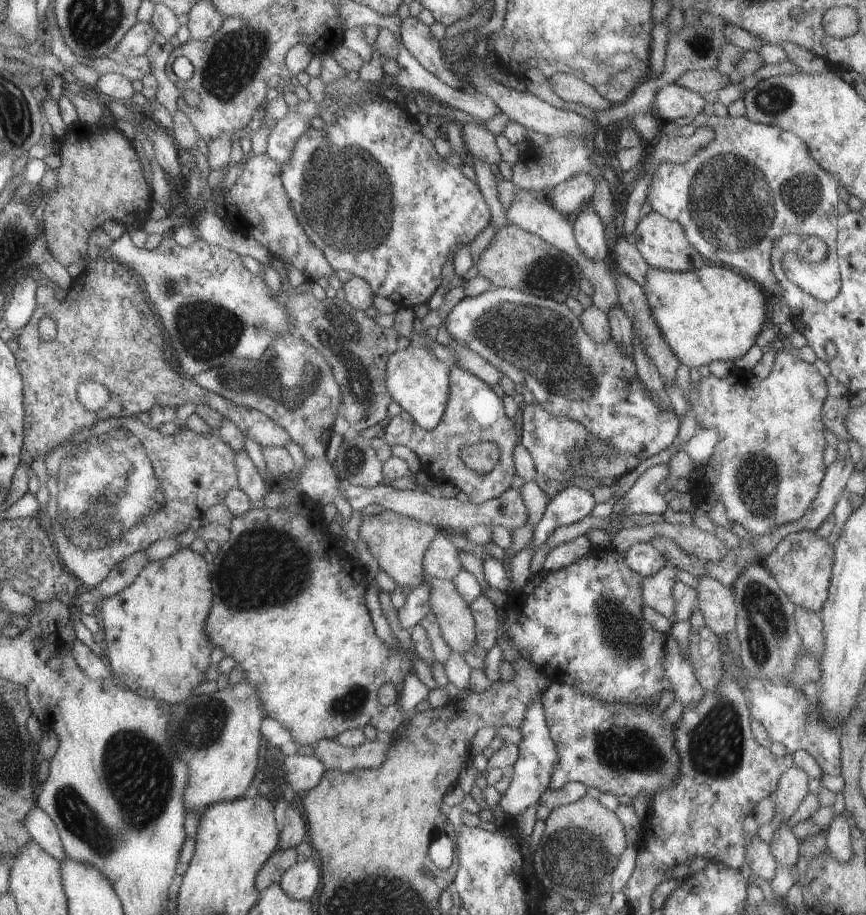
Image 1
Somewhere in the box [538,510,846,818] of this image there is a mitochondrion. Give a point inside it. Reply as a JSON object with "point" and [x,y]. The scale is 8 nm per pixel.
{"point":[716,743]}

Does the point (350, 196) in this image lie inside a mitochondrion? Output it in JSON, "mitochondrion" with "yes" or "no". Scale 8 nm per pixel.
{"mitochondrion":"yes"}

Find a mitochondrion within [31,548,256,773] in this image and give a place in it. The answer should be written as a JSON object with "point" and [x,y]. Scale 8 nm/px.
{"point":[206,726]}

